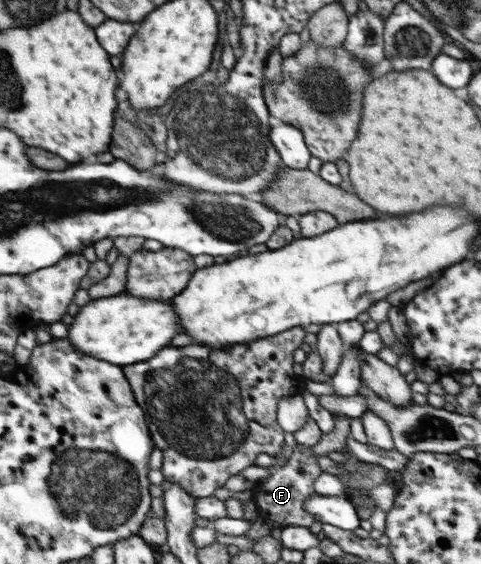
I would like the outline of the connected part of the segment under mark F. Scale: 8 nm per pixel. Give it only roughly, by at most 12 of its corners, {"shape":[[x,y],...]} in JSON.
{"shape":[[307,416],[291,456],[269,466],[251,501],[272,527],[311,525],[302,501],[322,472],[301,446],[322,431]]}

